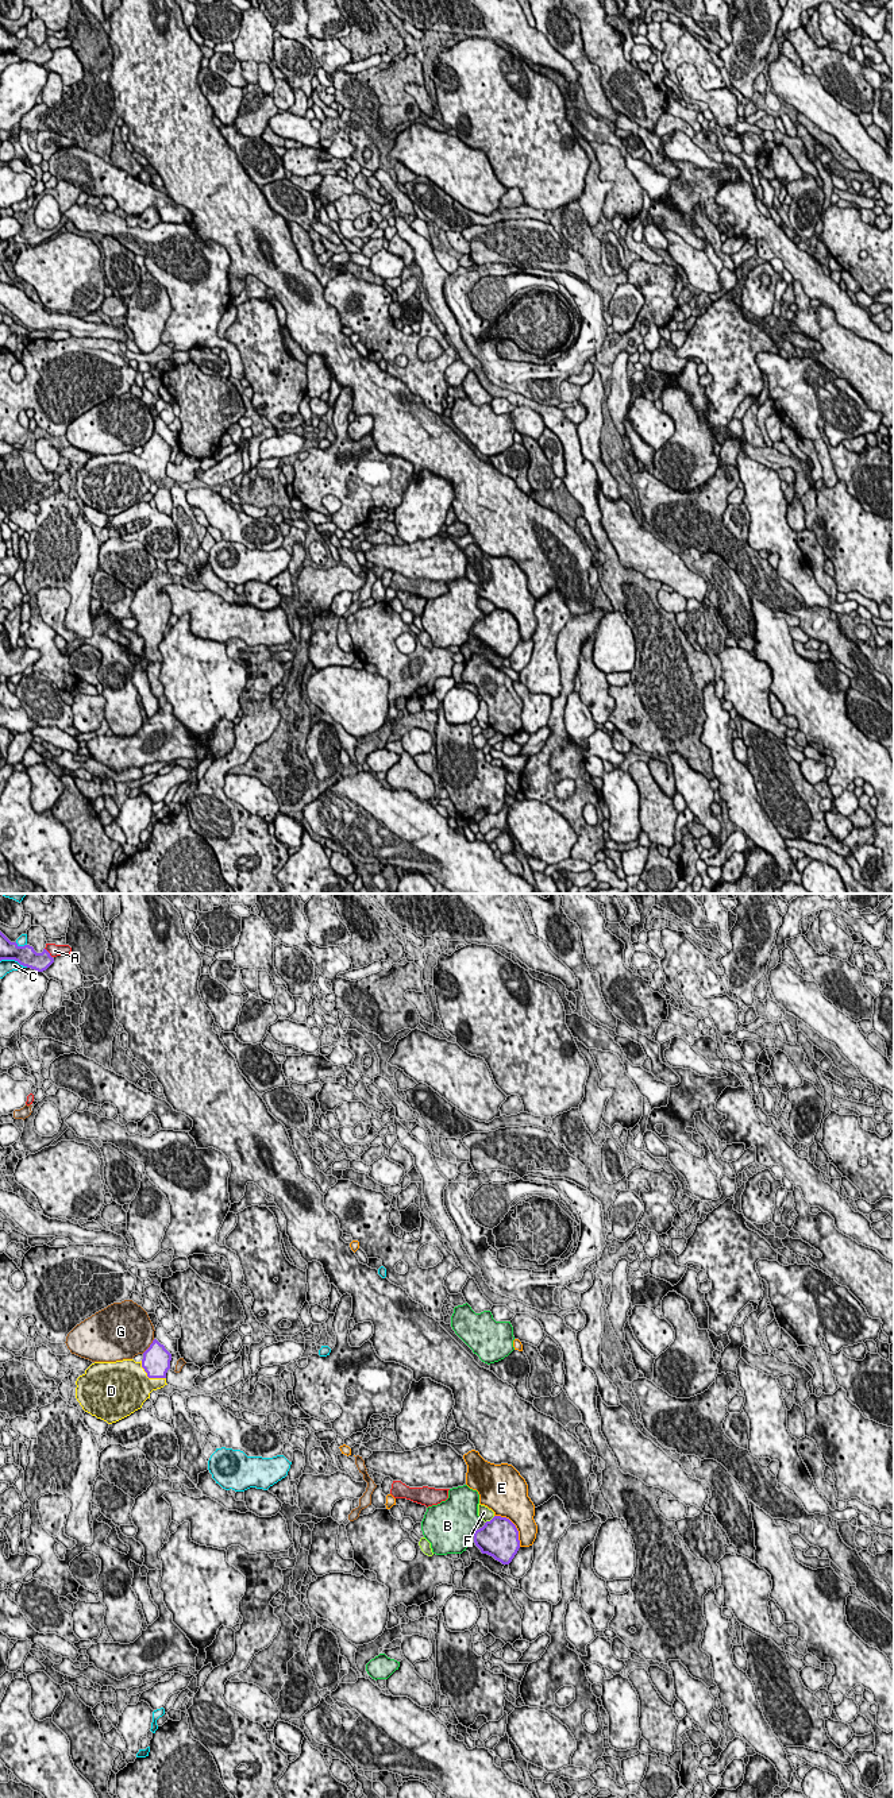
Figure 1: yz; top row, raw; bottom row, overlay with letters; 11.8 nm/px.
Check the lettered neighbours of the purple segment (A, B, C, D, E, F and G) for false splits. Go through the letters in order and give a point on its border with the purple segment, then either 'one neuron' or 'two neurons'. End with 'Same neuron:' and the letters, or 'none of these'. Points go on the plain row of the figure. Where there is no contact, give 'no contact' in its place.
A: contact yz (49, 46); two neurons
B: contact yz (476, 624); two neurons
C: contact yz (14, 51); two neurons
D: contact yz (149, 470); one neuron
E: contact yz (515, 618); two neurons
F: contact yz (490, 613); two neurons
G: contact yz (150, 439); two neurons
Same neuron: D

